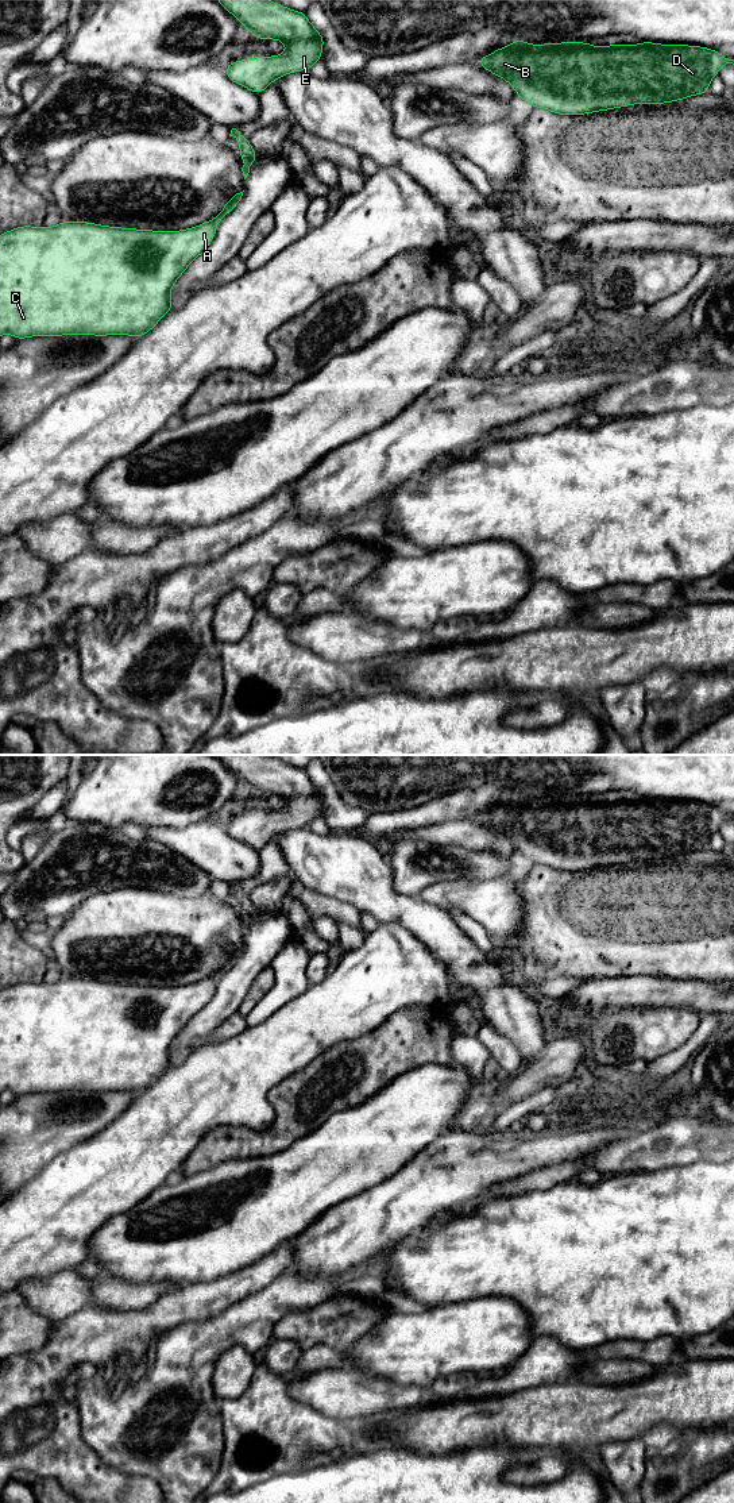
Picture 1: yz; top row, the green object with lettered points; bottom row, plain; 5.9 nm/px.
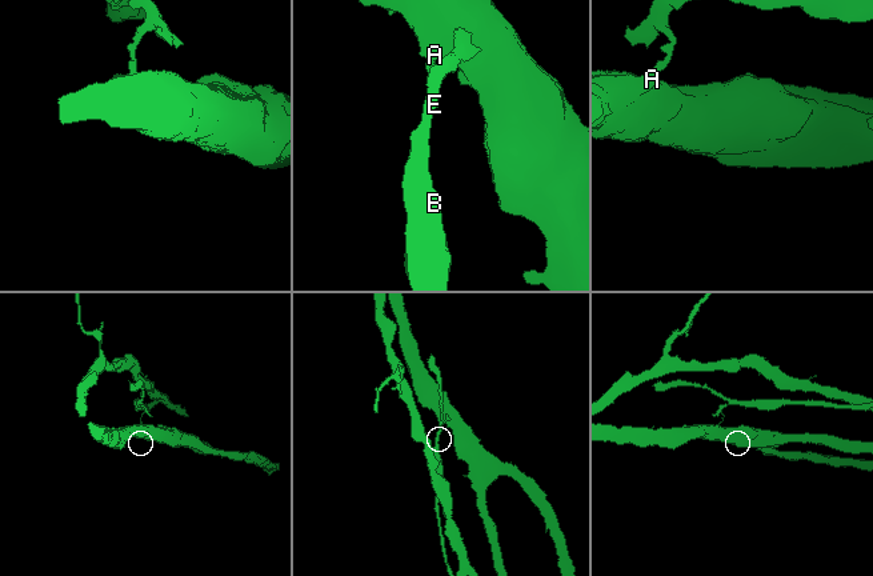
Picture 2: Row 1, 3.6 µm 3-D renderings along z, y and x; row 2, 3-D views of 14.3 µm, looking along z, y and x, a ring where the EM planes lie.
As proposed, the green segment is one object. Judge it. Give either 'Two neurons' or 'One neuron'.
Two neurons

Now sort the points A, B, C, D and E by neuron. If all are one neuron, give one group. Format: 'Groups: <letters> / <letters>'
Groups: A C / B D E

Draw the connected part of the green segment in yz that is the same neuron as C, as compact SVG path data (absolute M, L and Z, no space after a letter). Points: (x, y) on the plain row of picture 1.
M243 948L236 949L213 975L192 984L179 987L154 987L100 982L88 978L65 978L55 983L20 982L0 991L0 1092L11 1090L15 1095L32 1092L63 1092L63 1091L128 1091L138 1095L151 1087L159 1076L175 1061L170 1055L170 1047L188 1022L200 1013L212 999L217 980L242 956Z

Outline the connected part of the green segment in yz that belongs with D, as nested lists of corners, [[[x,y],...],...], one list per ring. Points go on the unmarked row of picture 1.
[[[522,795],[479,814],[478,821],[502,833],[518,853],[557,871],[586,871],[633,860],[665,860],[708,849],[710,837],[734,816],[703,802],[638,801],[592,802],[587,798],[530,801]]]

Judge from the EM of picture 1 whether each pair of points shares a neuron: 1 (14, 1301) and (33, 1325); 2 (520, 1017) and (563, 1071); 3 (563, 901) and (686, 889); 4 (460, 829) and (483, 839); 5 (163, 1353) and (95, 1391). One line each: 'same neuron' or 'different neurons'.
1: same neuron
2: different neurons
3: same neuron
4: same neuron
5: same neuron

